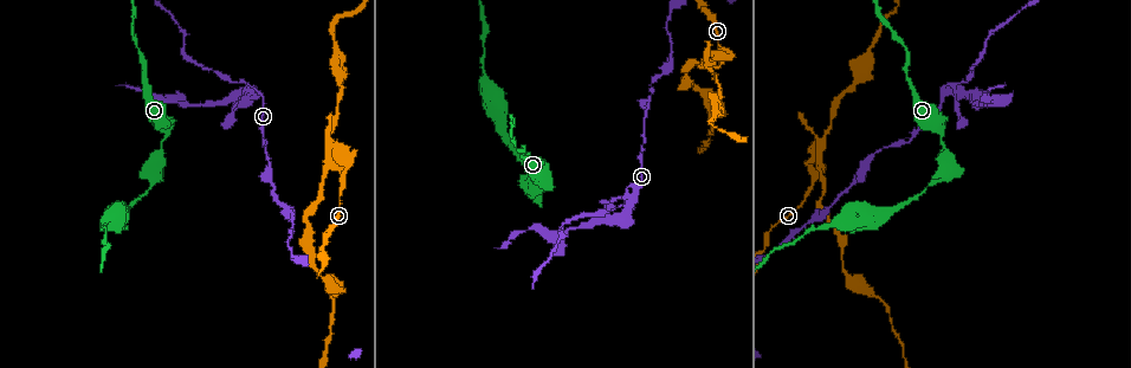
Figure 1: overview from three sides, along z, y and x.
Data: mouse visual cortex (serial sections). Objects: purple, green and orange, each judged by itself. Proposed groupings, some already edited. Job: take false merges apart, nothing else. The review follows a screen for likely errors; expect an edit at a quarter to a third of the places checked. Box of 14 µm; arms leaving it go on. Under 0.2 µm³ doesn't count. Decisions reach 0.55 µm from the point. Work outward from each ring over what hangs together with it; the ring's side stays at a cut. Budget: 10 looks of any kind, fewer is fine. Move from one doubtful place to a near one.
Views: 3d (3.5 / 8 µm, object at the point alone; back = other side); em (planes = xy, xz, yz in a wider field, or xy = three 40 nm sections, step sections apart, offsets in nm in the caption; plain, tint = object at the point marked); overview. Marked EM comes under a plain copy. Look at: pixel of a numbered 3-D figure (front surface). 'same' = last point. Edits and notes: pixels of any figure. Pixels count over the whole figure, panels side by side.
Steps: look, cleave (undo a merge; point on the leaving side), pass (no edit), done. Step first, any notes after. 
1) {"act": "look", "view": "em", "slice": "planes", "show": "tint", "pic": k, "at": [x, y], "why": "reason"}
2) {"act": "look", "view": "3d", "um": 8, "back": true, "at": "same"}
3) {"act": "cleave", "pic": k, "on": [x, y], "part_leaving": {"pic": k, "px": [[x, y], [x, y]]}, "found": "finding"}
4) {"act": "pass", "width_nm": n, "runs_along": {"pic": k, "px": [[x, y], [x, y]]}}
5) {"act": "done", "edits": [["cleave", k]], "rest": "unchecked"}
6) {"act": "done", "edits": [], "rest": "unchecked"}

{"act": "look", "view": "3d", "um": 8, "pic": 1, "at": [942, 123], "why": "abrupt turn"}

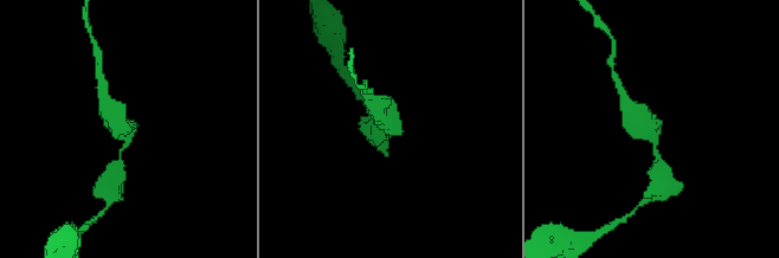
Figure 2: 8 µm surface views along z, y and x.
{"act": "look", "view": "em", "slice": "planes", "show": "tint", "pic": 2, "at": [390, 127], "arm_widths_nm": [150, 600], "why": "shape alone is not enough"}

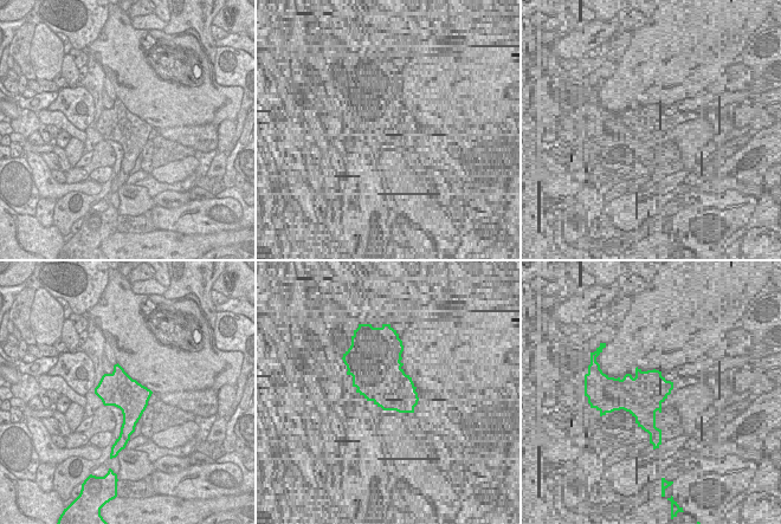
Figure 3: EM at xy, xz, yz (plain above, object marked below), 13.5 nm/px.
{"act": "pass", "runs_along": {"pic": 2, "px": [[630, 111], [651, 129], [660, 161]]}, "found": "one cell here"}

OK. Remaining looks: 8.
{"act": "look", "view": "em", "slice": "xy", "step": 1, "show": "tint", "pic": 1, "at": [250, 91], "why": "two arms in line, one across"}

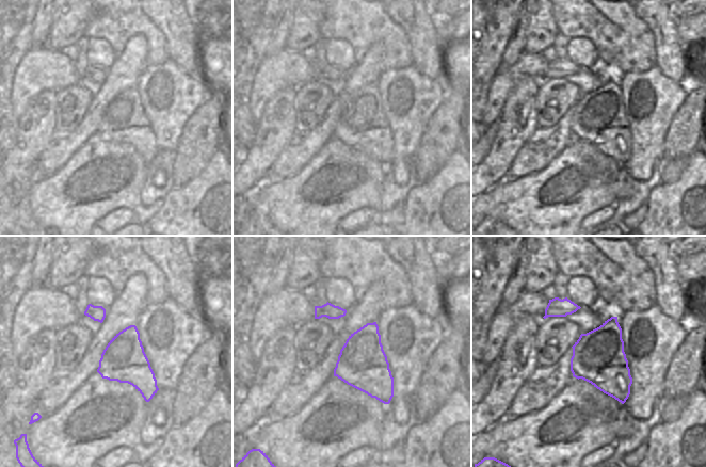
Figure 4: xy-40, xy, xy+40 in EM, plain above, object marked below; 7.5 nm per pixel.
{"act": "look", "view": "3d", "um": 3.5, "at": "same"}

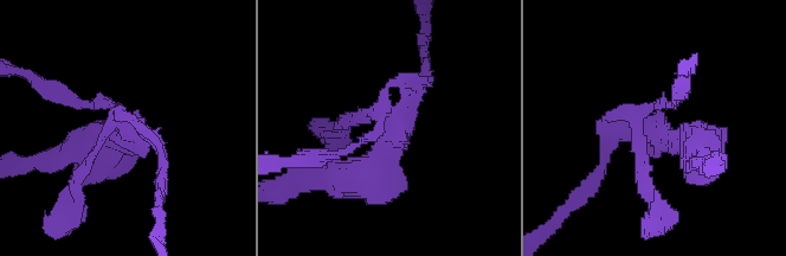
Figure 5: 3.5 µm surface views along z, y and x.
{"act": "cleave", "pic": 5, "on": [97, 127], "found": "two cells meet here"}

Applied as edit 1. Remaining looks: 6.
{"act": "look", "view": "3d", "um": 3.5, "back": true, "pic": 1, "at": [106, 218], "why": "calibre changes"}

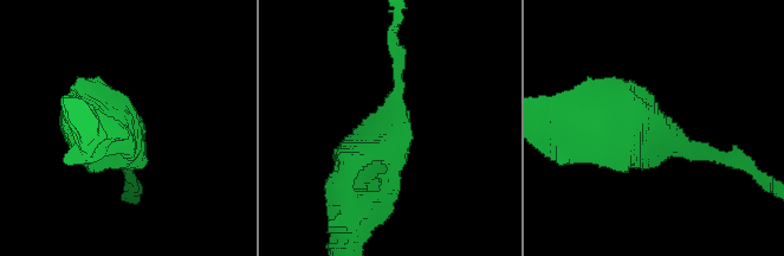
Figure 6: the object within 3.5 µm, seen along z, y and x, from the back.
{"act": "look", "view": "em", "slice": "xy", "step": 1, "show": "tint", "pic": 6, "at": [660, 131]}

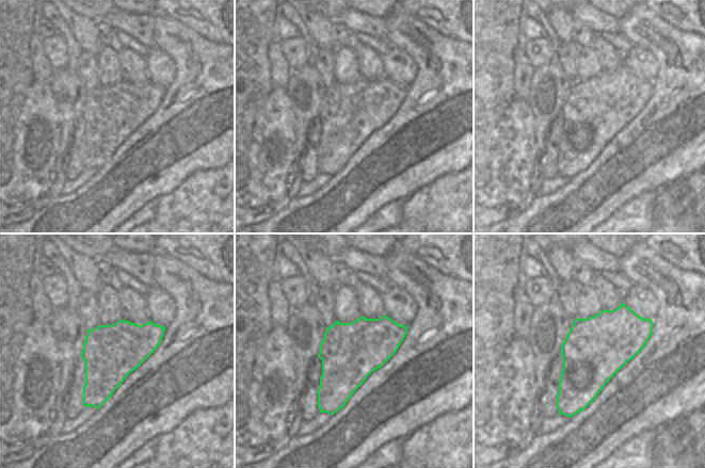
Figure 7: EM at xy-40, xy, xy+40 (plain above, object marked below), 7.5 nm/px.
{"act": "pass", "runs_along": {"pic": 6, "px": [[352, 184], [393, 123], [400, 53]]}, "found": "all the same cell"}

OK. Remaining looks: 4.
{"act": "look", "view": "3d", "um": 3.5, "pic": 1, "at": [716, 68], "why": "sharp bend"}

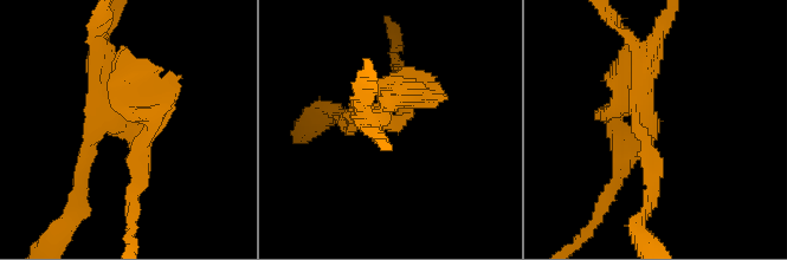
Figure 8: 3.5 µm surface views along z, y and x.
{"act": "look", "view": "em", "slice": "xy", "step": 5, "show": "tint", "pic": 8, "at": [118, 124], "why": "need the tissue"}

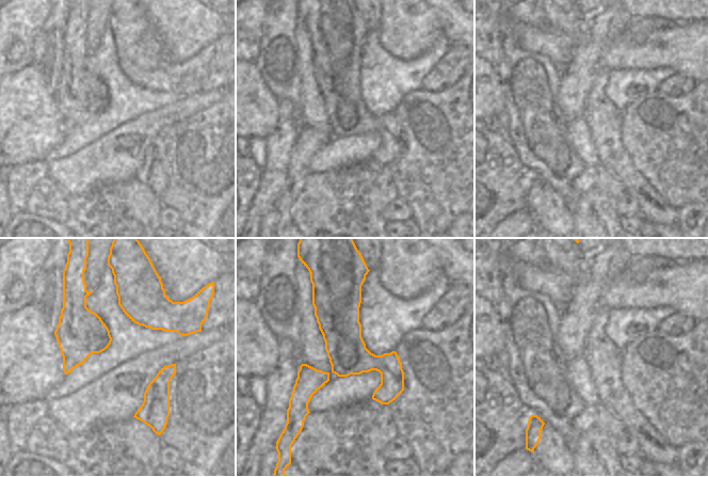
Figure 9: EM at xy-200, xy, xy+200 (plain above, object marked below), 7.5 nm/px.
{"act": "cleave", "pic": 8, "on": [660, 30], "part_leaving": {"pic": 8, "px": [[650, 128], [650, 201]]}, "found": "a second cell is stuck on"}

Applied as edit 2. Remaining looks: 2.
{"act": "done", "edits": [["cleave", 5], ["cleave", 8]], "rest": "unchecked"}

